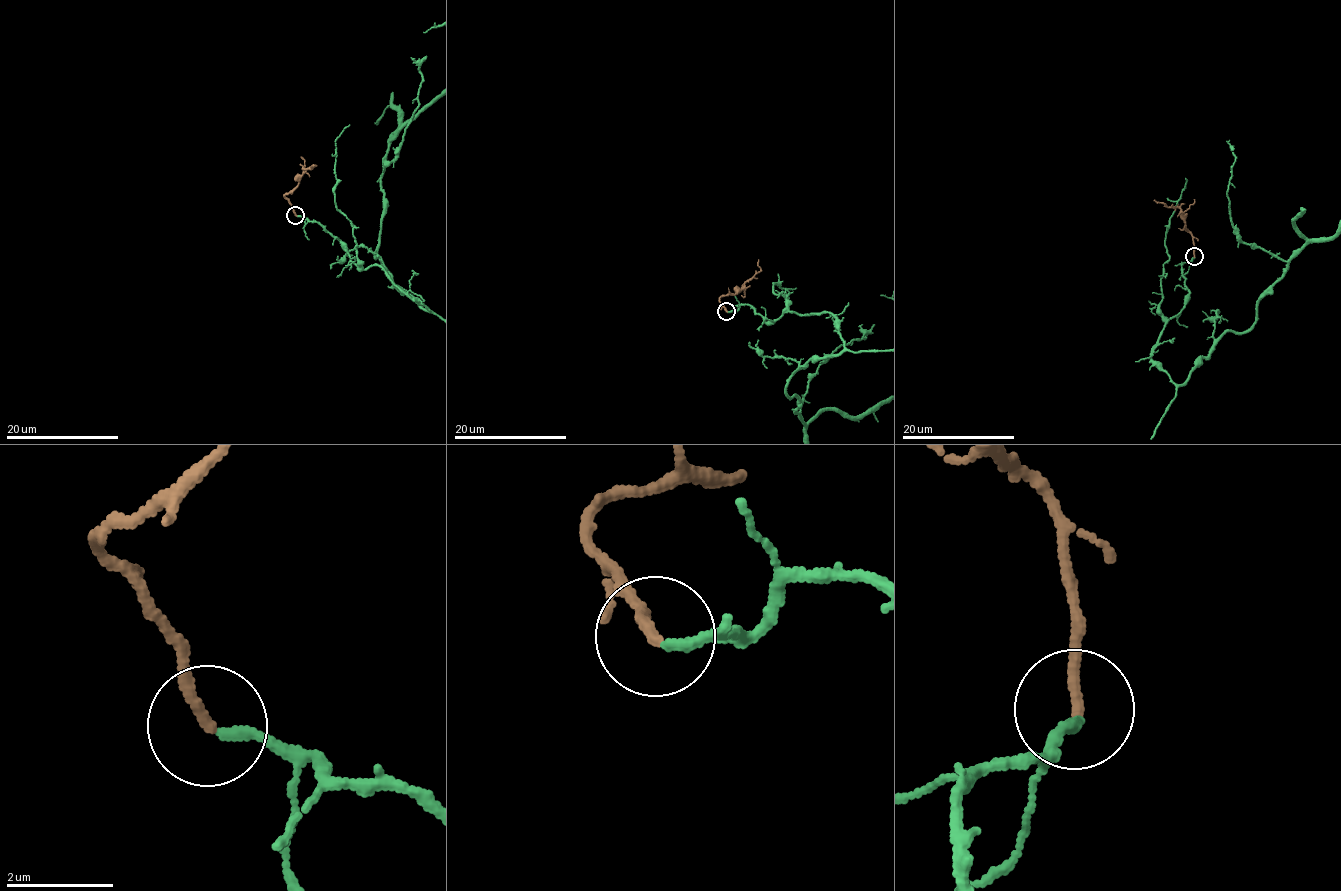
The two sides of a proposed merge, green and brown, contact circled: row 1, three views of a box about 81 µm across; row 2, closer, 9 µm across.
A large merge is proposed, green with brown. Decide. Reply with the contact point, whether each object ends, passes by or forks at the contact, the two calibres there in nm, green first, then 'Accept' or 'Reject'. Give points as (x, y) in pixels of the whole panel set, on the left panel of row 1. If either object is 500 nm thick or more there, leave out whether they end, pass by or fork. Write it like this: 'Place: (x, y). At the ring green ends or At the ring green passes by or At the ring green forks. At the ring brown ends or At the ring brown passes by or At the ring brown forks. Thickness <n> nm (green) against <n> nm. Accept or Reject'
Place: (295, 215). At the ring green ends. At the ring brown ends. Thickness 200 nm (green) against 200 nm. Accept

